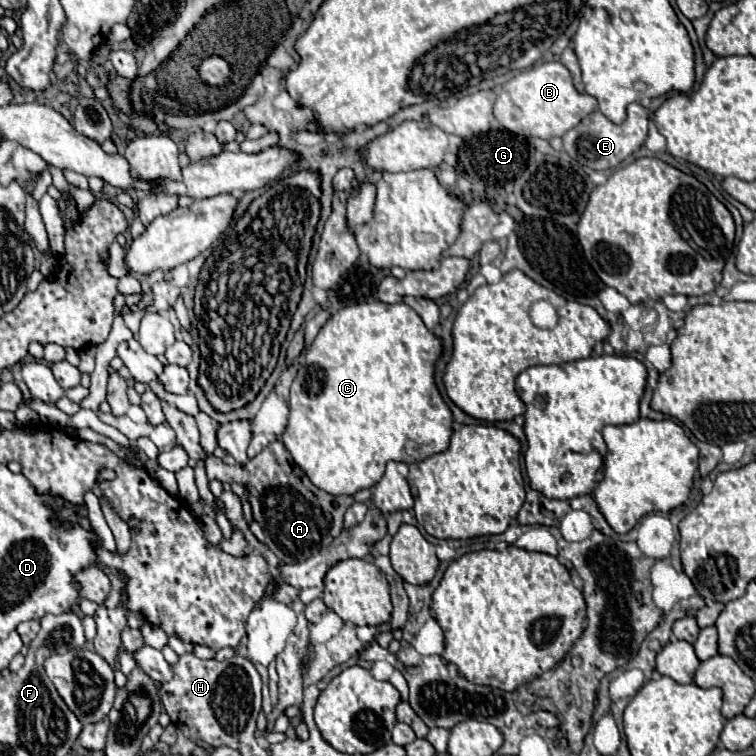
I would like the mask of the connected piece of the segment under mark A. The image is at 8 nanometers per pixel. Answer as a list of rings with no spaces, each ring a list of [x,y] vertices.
[[[162,402],[162,408],[164,408],[164,414],[166,414],[166,422],[172,426],[172,430],[176,432],[176,442],[180,446],[184,446],[184,450],[188,452],[190,458],[194,460],[202,460],[204,466],[206,466],[206,474],[210,480],[220,480],[220,482],[238,482],[238,484],[248,484],[250,486],[250,502],[252,502],[252,514],[254,514],[254,520],[264,528],[264,536],[266,536],[266,544],[268,548],[286,564],[296,564],[296,562],[302,562],[306,558],[310,558],[312,554],[316,554],[318,550],[322,550],[324,546],[328,546],[340,532],[342,532],[342,518],[344,518],[344,512],[354,504],[354,498],[352,496],[332,496],[332,494],[326,494],[324,490],[316,488],[308,476],[302,472],[302,470],[296,470],[296,466],[290,464],[290,454],[288,450],[284,448],[282,442],[272,442],[268,446],[268,456],[264,460],[264,456],[256,456],[254,460],[250,460],[246,464],[246,468],[242,466],[228,466],[224,464],[220,458],[216,458],[214,454],[206,454],[200,446],[200,434],[198,434],[198,426],[196,426],[196,420],[184,412],[180,412],[178,408],[170,406],[168,402]]]

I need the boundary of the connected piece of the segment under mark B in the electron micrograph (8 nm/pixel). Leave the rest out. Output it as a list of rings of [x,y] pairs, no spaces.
[[[542,62],[518,72],[502,86],[494,104],[494,116],[506,130],[514,134],[530,134],[550,140],[572,130],[584,116],[596,110],[596,104],[596,98],[590,94],[580,94],[574,88],[566,66],[560,62]]]

